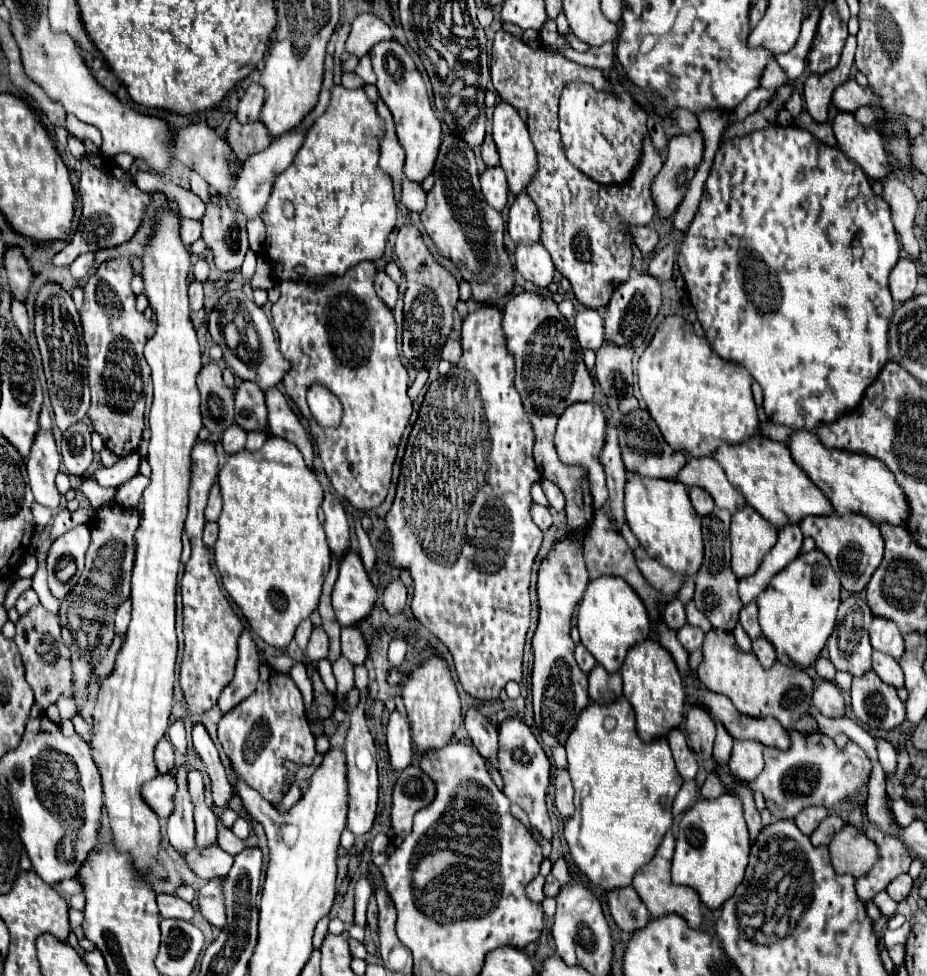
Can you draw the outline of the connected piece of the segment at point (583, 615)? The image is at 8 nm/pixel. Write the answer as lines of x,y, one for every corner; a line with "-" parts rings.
599,577
589,583
583,599
579,601
577,629
581,633
581,643
607,673
617,673
627,651
639,641
651,637
651,623
645,605
635,597
635,591
625,581
619,581
619,577

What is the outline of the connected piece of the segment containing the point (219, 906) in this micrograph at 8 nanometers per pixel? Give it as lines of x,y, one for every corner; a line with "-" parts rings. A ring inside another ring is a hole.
219,877
215,881
205,883
199,889
199,911
213,927
219,927
219,929
225,927
225,905
223,905
221,881
223,879

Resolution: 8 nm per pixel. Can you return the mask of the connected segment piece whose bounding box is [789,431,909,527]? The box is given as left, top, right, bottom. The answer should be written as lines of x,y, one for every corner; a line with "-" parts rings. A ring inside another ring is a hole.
795,431
789,441
789,451
795,463
807,473
807,477
829,497
837,515
859,513
869,517
875,525
907,525
909,505
903,489
897,485
895,475
879,459
867,459
865,455
827,449
813,433

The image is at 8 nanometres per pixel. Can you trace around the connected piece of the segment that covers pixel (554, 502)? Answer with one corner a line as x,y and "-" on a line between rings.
545,477
541,479
541,485
543,485
543,491
545,491
551,507
553,507
555,511
563,511
563,509
565,509
565,497
563,497
561,489
559,489
553,481
549,481
549,479
545,479

